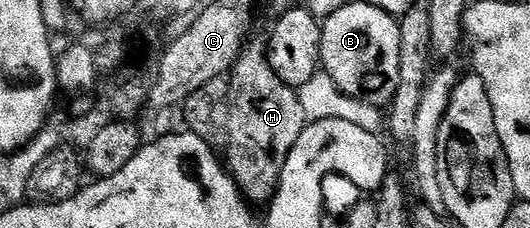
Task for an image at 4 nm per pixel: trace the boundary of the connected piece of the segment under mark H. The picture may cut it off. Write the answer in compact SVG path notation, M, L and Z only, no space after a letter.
M248 40L234 65L231 66L229 80L231 82L231 118L225 150L225 165L238 185L240 193L247 198L248 202L267 203L274 197L279 187L281 171L289 159L289 151L293 151L297 139L301 139L301 131L309 122L299 102L298 92L285 84L268 63L266 40Z

